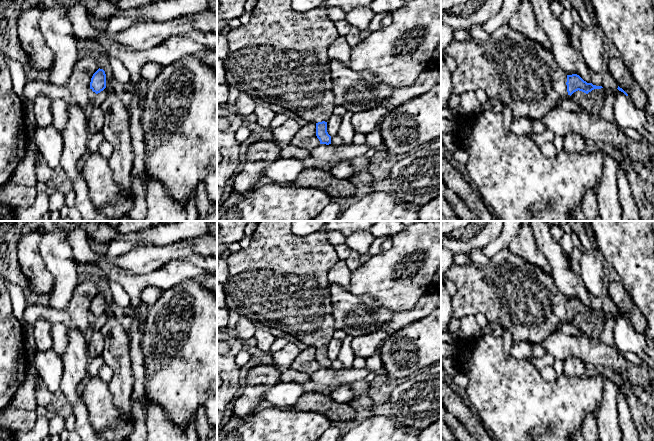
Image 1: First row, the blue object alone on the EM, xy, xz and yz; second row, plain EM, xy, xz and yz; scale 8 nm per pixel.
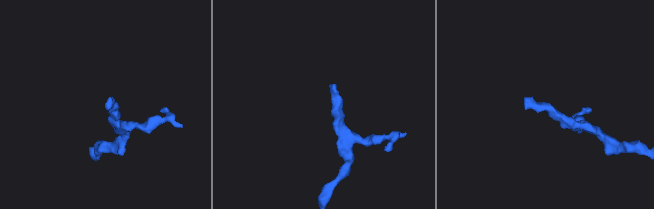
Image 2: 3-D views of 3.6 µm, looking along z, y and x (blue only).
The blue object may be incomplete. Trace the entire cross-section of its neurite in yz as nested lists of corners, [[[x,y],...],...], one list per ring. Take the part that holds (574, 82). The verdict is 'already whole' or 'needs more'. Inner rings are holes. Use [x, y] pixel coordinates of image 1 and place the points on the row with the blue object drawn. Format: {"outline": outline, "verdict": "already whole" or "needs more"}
{"outline": [[[508,24],[489,34],[486,40],[453,40],[446,47],[442,57],[455,62],[455,70],[452,73],[455,94],[483,89],[489,99],[508,106],[514,119],[543,118],[556,107],[560,99],[571,96],[578,90],[588,94],[594,89],[603,88],[587,83],[577,74],[568,75],[550,51],[514,31]]], "verdict": "needs more"}

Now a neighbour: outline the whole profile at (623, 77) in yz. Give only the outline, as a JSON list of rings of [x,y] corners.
[[[609,57],[606,60],[606,66],[617,82],[618,86],[628,94],[636,108],[644,112],[647,106],[646,94],[635,82],[633,76],[623,63],[622,59]]]

